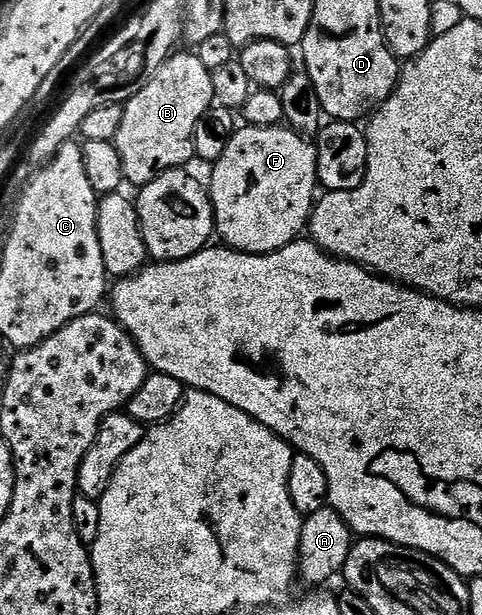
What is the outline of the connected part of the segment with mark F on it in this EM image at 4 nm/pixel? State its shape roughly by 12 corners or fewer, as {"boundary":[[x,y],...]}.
{"boundary":[[237,127],[211,165],[215,235],[261,256],[307,229],[316,145]]}

